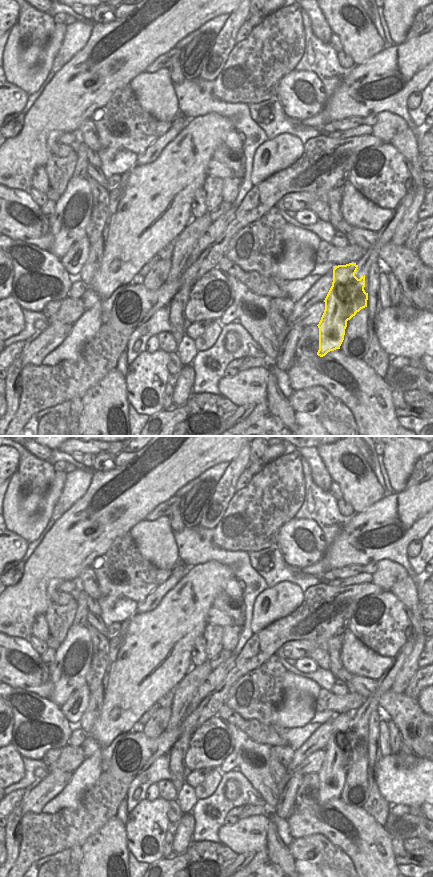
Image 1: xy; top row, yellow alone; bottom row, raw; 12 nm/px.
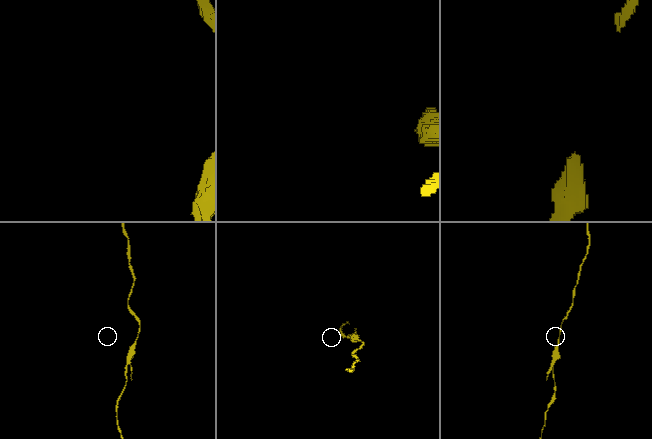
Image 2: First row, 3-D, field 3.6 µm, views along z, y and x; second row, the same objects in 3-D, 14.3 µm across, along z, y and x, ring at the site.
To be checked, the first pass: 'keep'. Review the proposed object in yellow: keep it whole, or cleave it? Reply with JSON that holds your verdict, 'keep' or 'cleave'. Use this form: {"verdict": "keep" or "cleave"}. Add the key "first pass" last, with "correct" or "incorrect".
{"verdict": "cleave", "first pass": "incorrect"}

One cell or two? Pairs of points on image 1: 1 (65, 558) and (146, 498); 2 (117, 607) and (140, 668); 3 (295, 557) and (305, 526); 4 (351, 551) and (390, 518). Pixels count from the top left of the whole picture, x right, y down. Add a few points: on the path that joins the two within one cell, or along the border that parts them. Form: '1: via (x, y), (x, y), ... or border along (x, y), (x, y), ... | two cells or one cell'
1: via (85, 542), (93, 542), (98, 539), (126, 513) | one cell
2: border along (134, 613), (127, 620) | two cells
3: via (295, 547), (295, 542), (290, 536), (295, 528) | one cell
4: via (354, 536), (356, 526), (364, 521), (375, 521) | one cell

